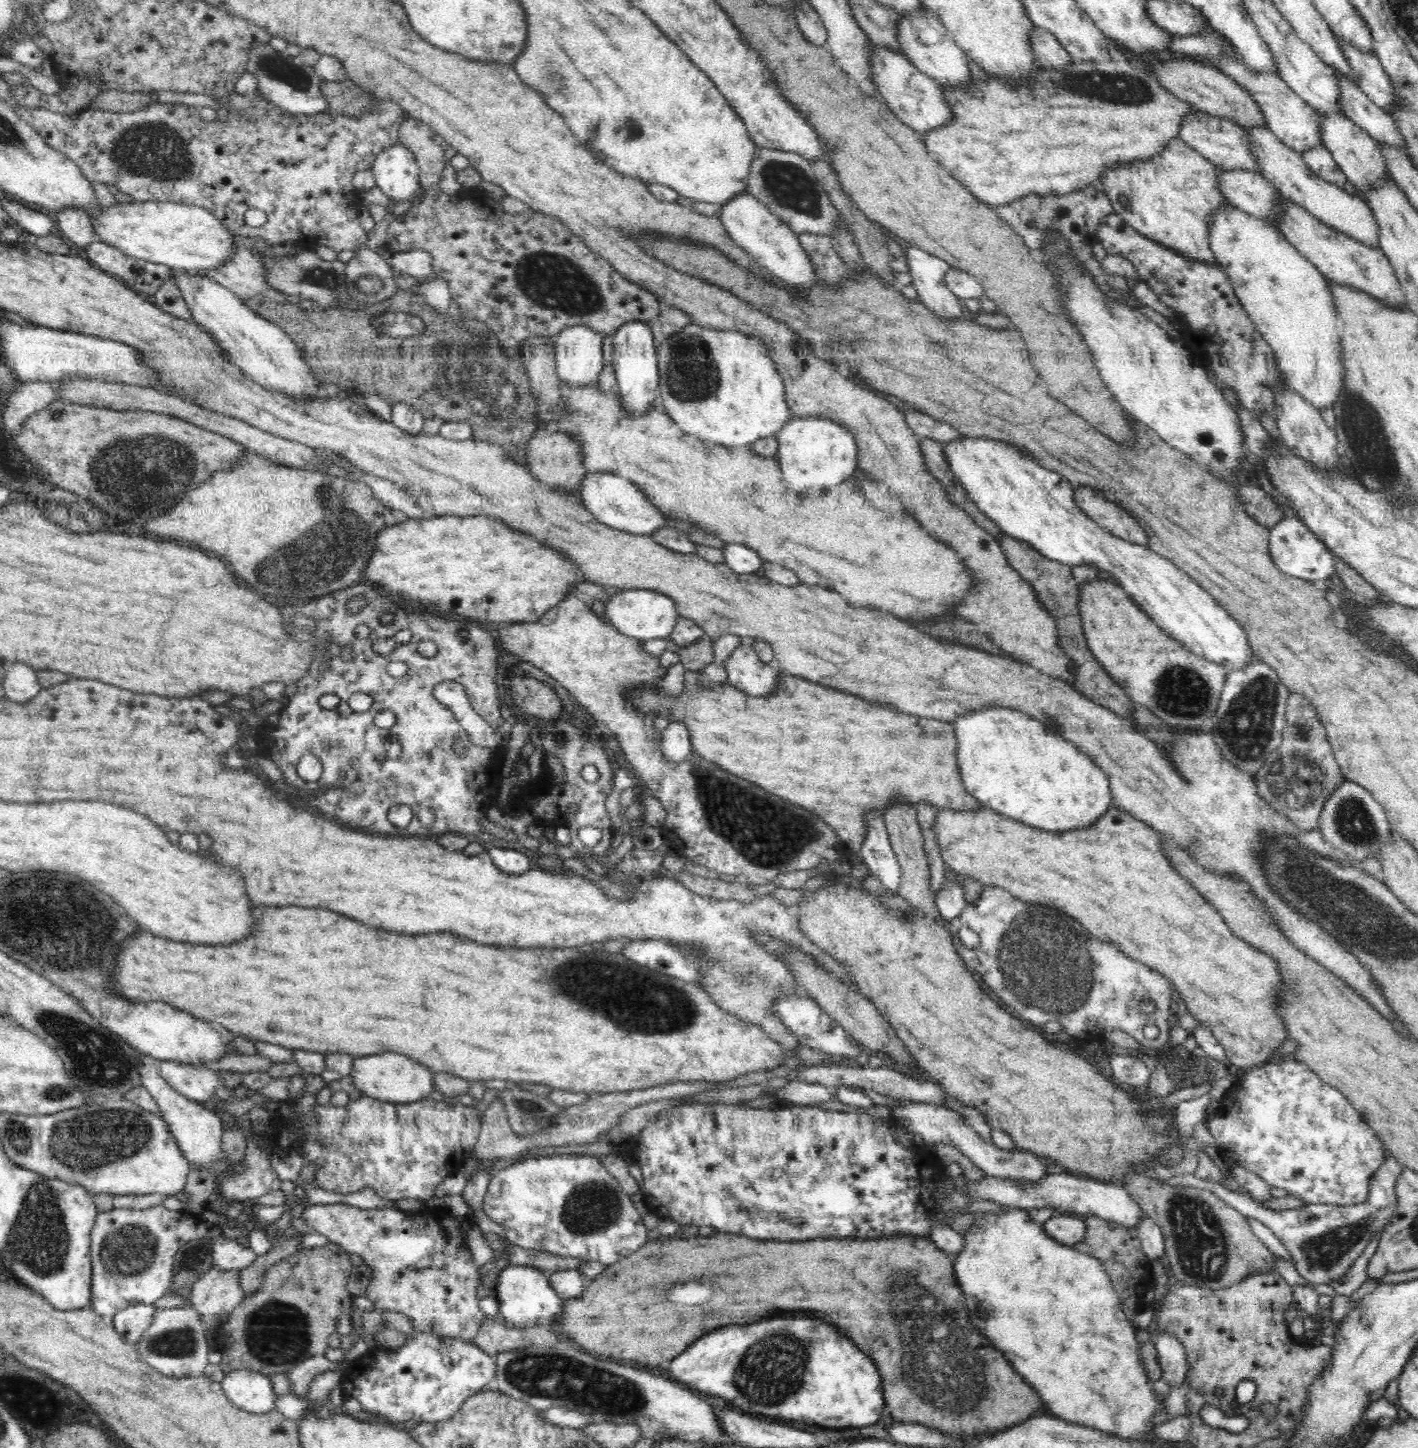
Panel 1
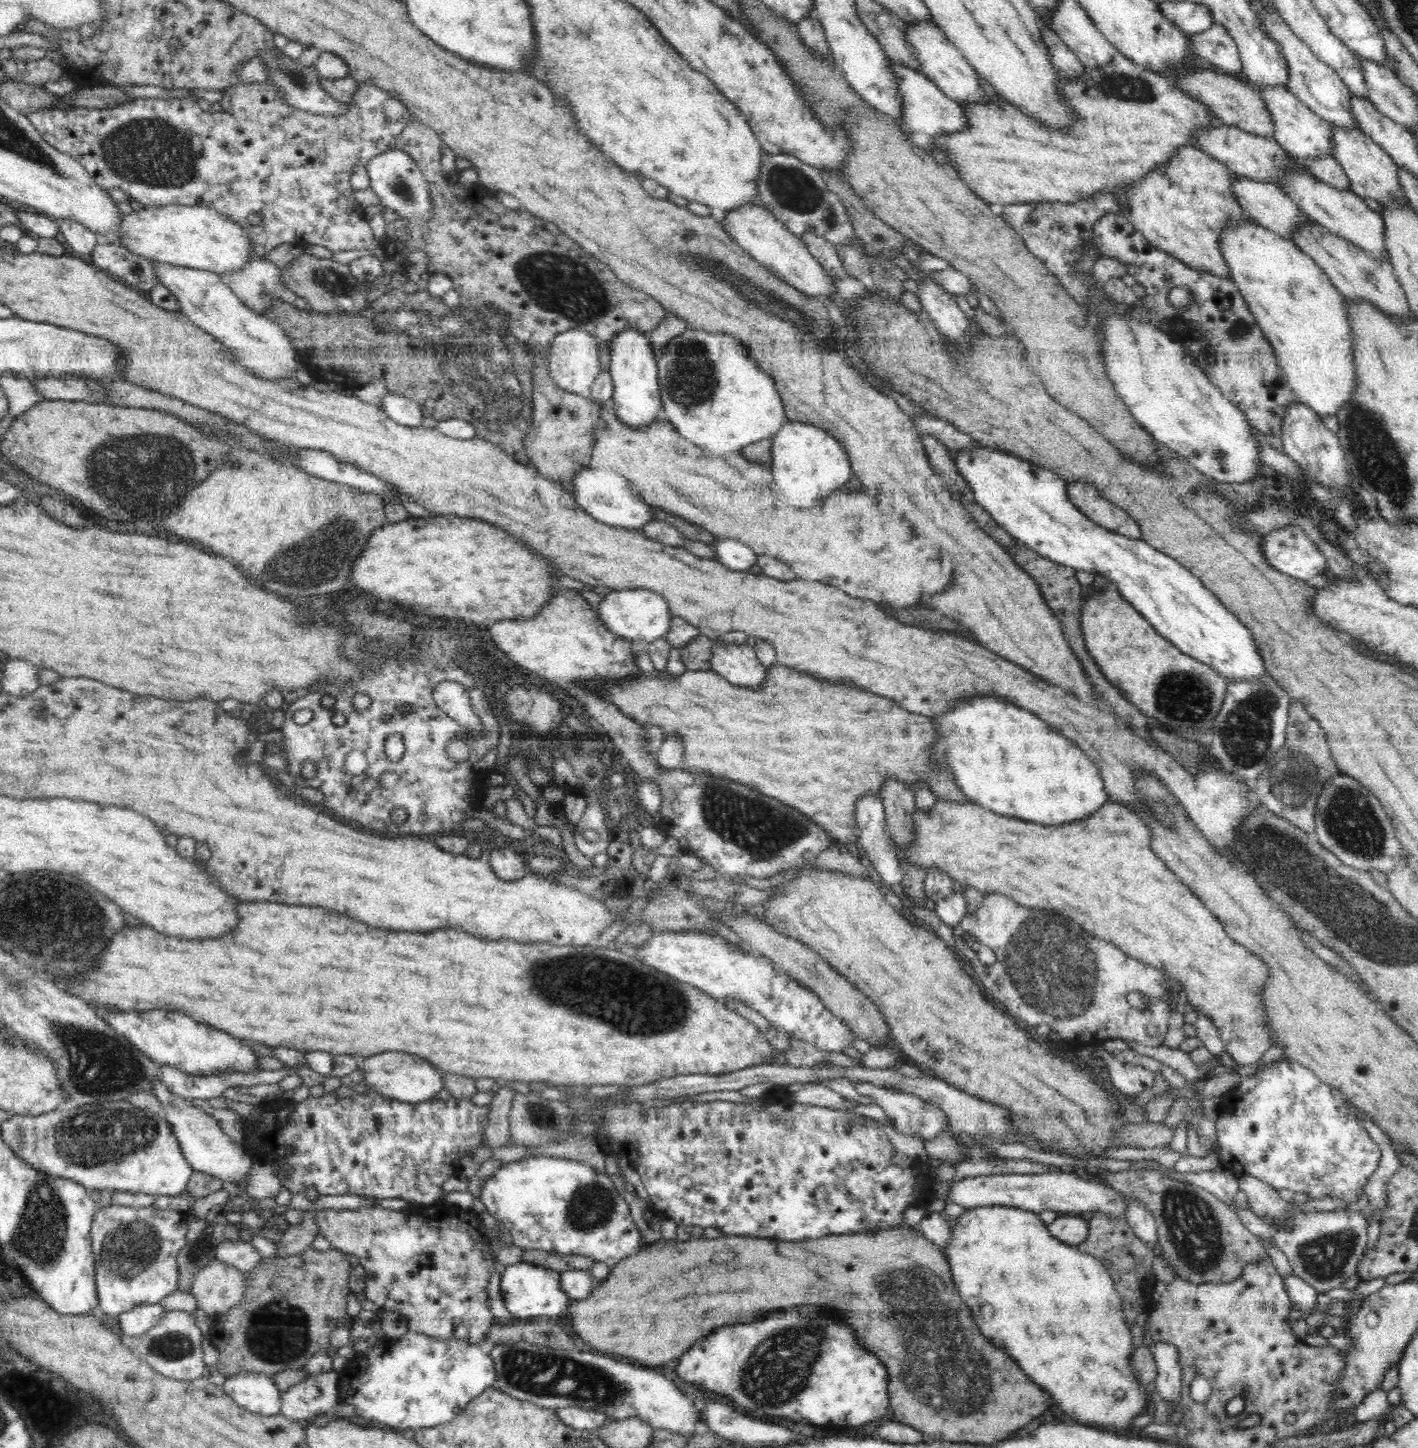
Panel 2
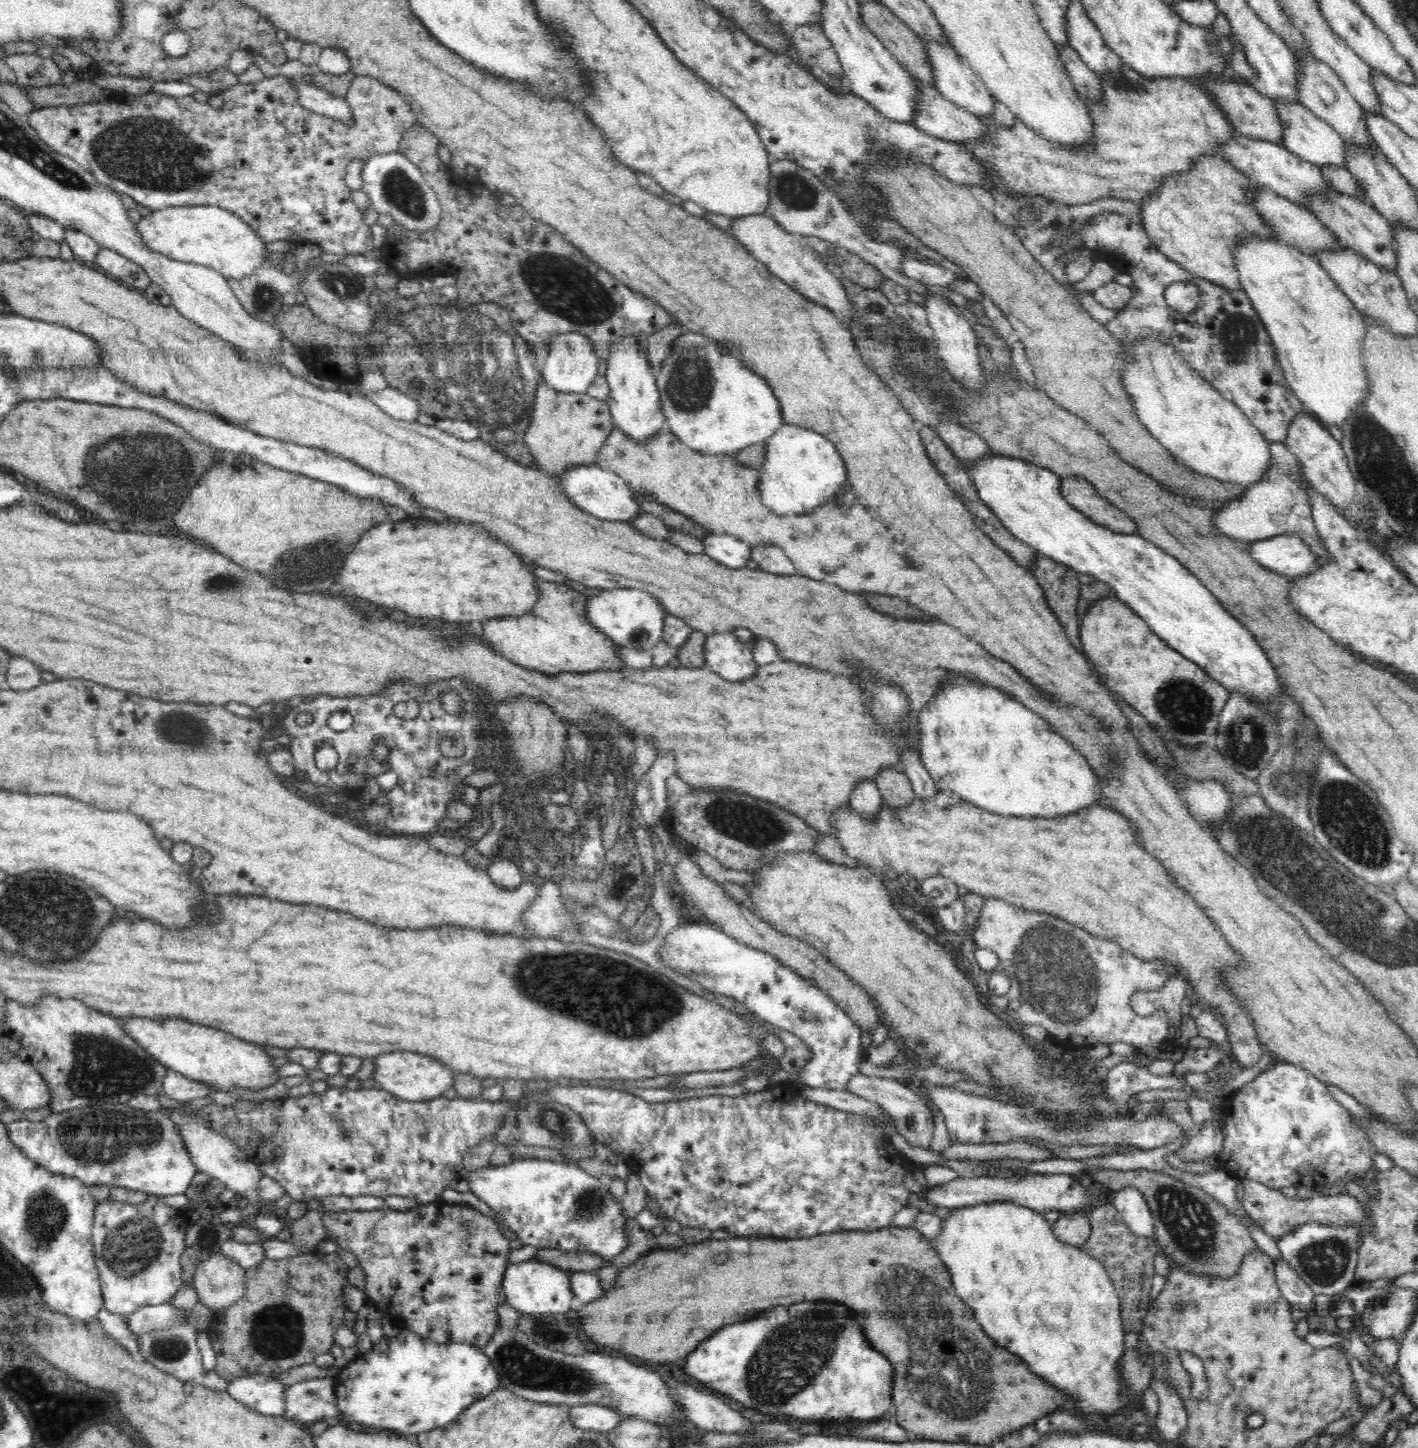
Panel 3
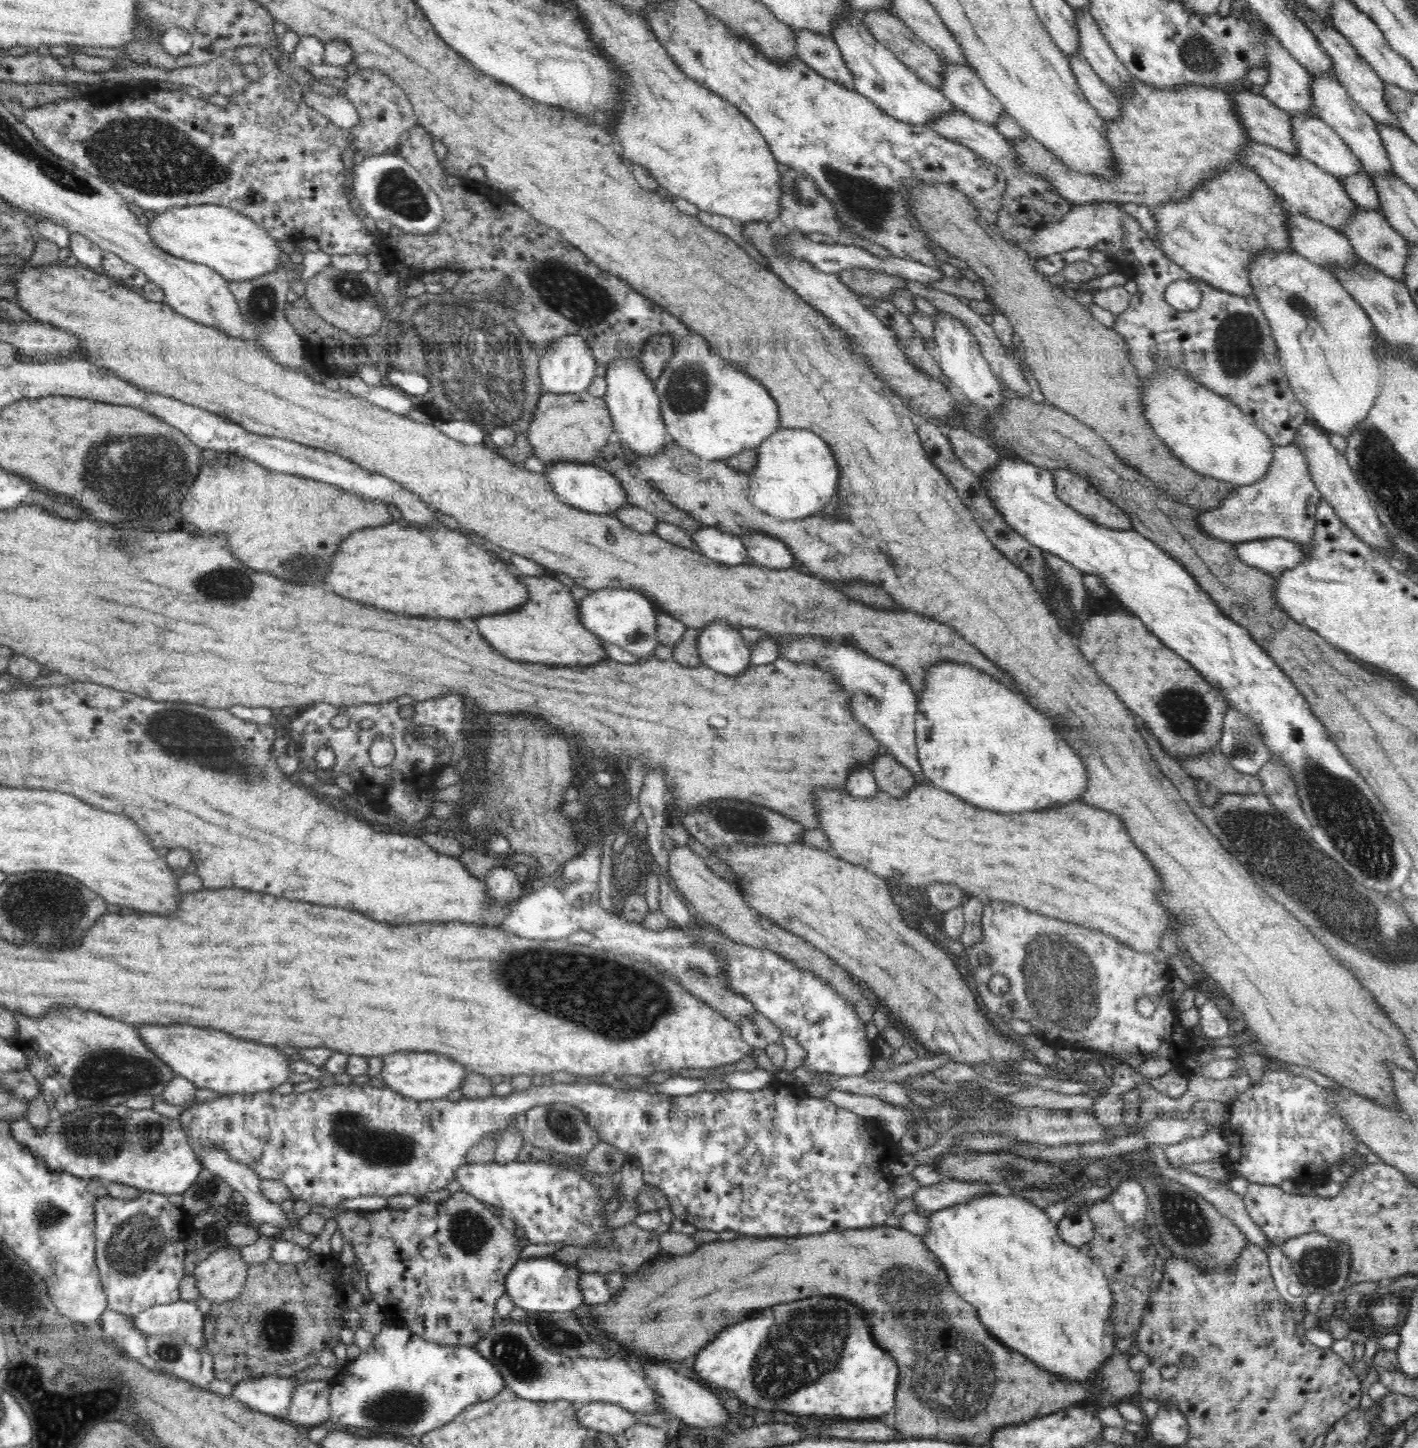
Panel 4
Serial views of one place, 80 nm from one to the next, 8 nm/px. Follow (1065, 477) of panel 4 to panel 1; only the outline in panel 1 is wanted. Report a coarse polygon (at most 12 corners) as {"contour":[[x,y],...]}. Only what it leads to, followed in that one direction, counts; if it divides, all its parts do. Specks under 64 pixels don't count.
{"contour":[[1075,487],[1084,514],[1110,534],[1147,546],[1140,523],[1090,487]]}

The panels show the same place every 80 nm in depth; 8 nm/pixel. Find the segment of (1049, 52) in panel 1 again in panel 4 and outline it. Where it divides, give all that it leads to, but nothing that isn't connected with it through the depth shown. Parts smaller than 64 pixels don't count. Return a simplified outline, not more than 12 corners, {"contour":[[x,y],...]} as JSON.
{"contour":[[1080,53],[1068,62],[1103,119],[1122,116],[1117,95]]}

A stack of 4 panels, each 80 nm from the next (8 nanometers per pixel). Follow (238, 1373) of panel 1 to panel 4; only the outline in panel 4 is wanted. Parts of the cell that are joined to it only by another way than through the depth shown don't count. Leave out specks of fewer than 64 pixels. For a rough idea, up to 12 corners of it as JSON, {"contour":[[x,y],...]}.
{"contour":[[268,1375],[235,1383],[231,1396],[285,1418],[306,1379]]}

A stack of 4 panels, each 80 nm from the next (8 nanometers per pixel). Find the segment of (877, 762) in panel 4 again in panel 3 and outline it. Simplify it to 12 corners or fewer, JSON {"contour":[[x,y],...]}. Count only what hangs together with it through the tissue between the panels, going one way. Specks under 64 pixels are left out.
{"contour":[[894,767],[878,772],[884,802],[896,808],[916,797],[905,772]]}

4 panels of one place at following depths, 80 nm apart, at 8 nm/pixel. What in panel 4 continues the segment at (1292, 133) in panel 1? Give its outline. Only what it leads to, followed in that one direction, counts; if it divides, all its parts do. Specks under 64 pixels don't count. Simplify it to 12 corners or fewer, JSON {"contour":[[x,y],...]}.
{"contour":[[1290,116],[1299,156],[1337,179],[1360,159],[1318,116]]}

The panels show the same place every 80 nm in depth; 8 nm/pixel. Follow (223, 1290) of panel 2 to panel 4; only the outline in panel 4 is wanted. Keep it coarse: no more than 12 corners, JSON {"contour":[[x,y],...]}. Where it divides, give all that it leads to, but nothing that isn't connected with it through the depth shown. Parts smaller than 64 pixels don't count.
{"contour":[[238,1247],[216,1249],[193,1274],[212,1304],[238,1298],[248,1266]]}

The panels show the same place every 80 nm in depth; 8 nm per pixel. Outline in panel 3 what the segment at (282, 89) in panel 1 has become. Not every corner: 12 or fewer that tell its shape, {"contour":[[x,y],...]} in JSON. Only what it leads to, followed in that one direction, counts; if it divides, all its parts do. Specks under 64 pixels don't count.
{"contour":[[296,74],[302,107],[348,125],[354,115],[345,97]]}

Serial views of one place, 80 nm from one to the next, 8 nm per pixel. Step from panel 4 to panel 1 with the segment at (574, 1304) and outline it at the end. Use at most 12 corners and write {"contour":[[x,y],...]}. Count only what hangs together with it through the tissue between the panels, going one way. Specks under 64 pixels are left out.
{"contour":[[509,1264],[495,1289],[510,1328],[549,1326],[565,1299],[547,1275]]}

